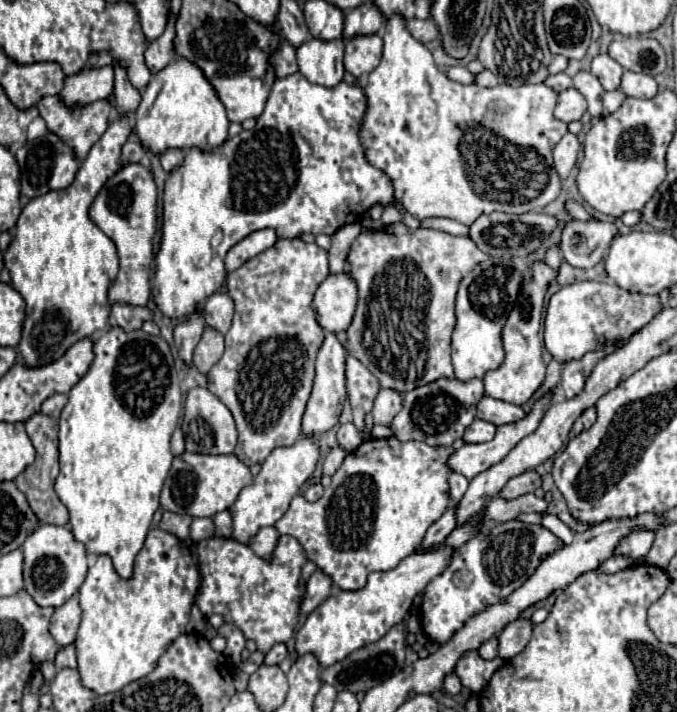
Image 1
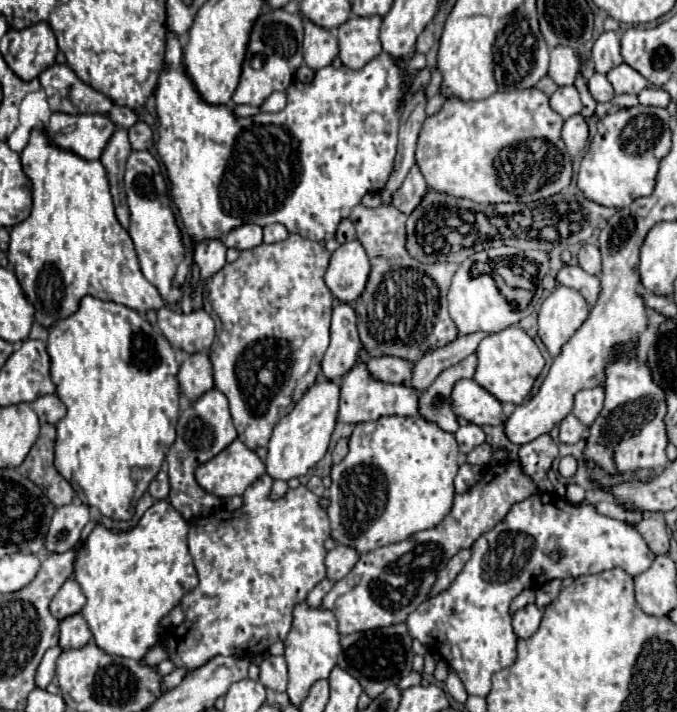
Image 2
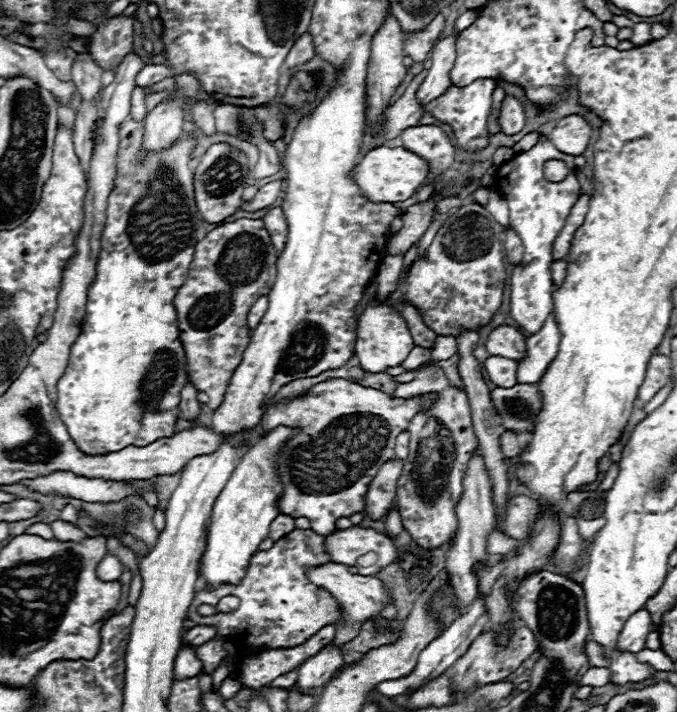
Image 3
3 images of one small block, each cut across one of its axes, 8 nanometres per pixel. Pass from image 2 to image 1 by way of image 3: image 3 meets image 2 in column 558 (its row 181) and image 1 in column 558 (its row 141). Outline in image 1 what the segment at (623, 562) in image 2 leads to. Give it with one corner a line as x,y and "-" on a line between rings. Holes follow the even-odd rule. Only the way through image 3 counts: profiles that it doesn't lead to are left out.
516,520
492,524
472,540
458,548
446,568
422,592
420,622
426,636
438,644
446,644
464,622
490,604
502,602
508,594
518,590
540,566
540,562
562,548
550,530
536,524
522,524

